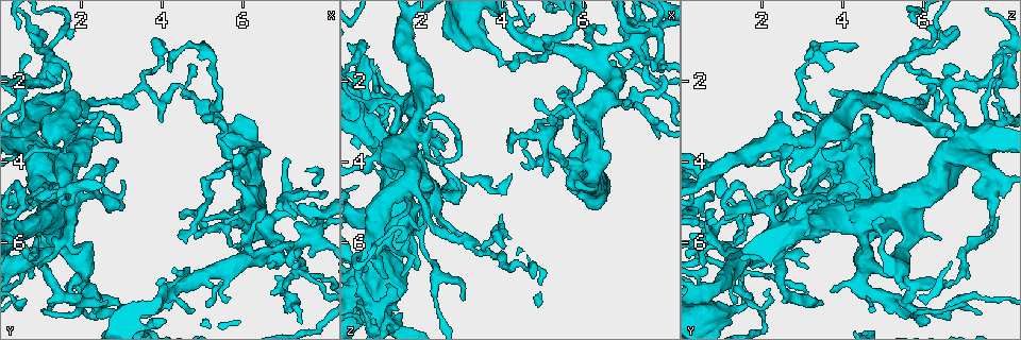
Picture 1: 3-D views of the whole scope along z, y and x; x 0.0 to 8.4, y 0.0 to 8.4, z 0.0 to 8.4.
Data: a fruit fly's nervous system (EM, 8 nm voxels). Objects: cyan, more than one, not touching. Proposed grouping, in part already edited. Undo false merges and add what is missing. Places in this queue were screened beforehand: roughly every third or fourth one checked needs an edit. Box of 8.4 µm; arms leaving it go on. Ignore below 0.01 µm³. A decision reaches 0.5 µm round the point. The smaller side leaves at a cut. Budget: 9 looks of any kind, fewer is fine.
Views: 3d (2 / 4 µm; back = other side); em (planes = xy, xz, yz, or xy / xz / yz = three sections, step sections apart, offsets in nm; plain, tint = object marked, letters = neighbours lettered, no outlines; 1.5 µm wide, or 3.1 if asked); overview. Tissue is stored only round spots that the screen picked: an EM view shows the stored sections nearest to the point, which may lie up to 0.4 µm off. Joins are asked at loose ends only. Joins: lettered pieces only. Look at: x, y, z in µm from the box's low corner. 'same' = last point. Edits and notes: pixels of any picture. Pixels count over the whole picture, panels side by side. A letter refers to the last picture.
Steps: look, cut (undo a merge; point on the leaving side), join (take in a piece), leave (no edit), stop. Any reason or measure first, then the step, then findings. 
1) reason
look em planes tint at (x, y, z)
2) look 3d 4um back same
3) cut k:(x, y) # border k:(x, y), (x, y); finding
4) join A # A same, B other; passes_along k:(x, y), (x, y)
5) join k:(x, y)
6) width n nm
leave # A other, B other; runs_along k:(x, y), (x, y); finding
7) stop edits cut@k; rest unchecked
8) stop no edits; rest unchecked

end of a long branch
look 3d 2um at (1.30, 5.35, 7.85)

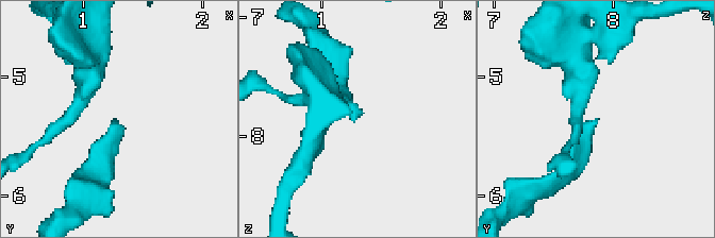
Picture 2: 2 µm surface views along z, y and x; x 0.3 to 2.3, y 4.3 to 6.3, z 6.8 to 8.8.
look em planes letters at (1.26, 5.36, 7.84)

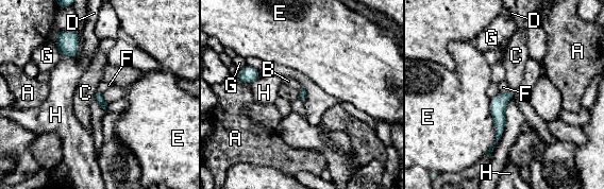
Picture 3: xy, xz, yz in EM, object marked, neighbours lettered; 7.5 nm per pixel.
leave # A other, B other, C other, D other, E other, F other, G other, H other; border 3:(509, 90), (499, 93); no lettered piece goes on from it

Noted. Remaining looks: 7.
small branch off a trunk
look em planes letters at (0.50, 2.95, 8.00)

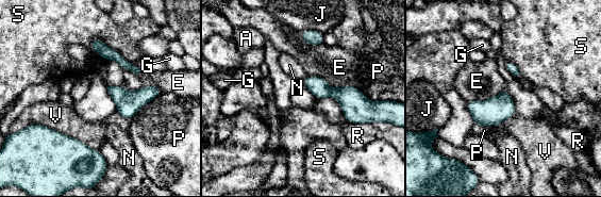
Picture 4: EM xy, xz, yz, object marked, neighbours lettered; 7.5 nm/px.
longest_contact V 550 nm
leave # A other, E other, G other, J other, N other, P other, R other, S other, V other; border 4:(500, 124), (490, 126); all the same neuron

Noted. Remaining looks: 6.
thin neck
look em yz step 8 tint at (1.75, 1.80, 5.20)

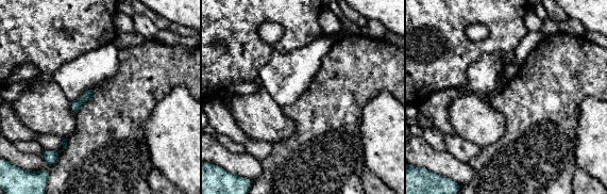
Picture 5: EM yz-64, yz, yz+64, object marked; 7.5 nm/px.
cut it another way
look em planes tint same

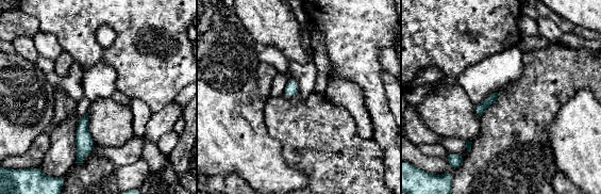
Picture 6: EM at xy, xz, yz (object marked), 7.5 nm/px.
look em planes letters same

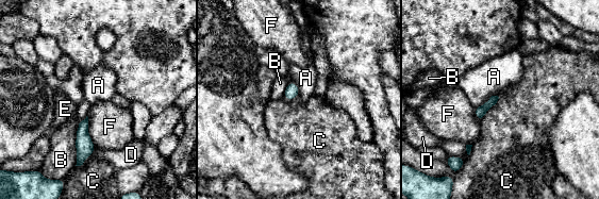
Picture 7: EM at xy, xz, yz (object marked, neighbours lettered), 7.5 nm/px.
width 70 nm
leave # A other, B other, C other, D other, E other, F other; border 7:(499, 98), (480, 121); all the same neuron

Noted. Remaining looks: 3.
free end
look em yz step 8 tint at (1.15, 6.60, 3.15)

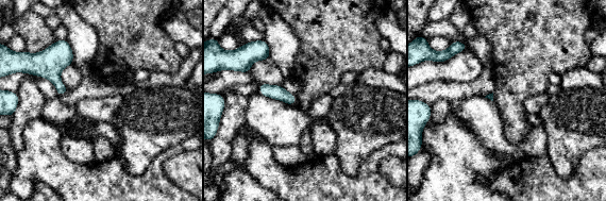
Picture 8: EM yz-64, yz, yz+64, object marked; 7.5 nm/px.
another direction
look em planes letters same

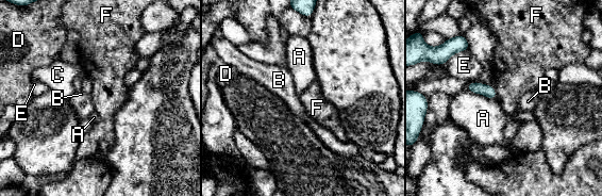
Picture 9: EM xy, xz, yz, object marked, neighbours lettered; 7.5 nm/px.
leave # A other, B other, C other, D other, E other, F other; border 9:(494, 87), (497, 99); no lettered piece goes on from it

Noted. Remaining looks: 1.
stop no edits; rest unchecked

